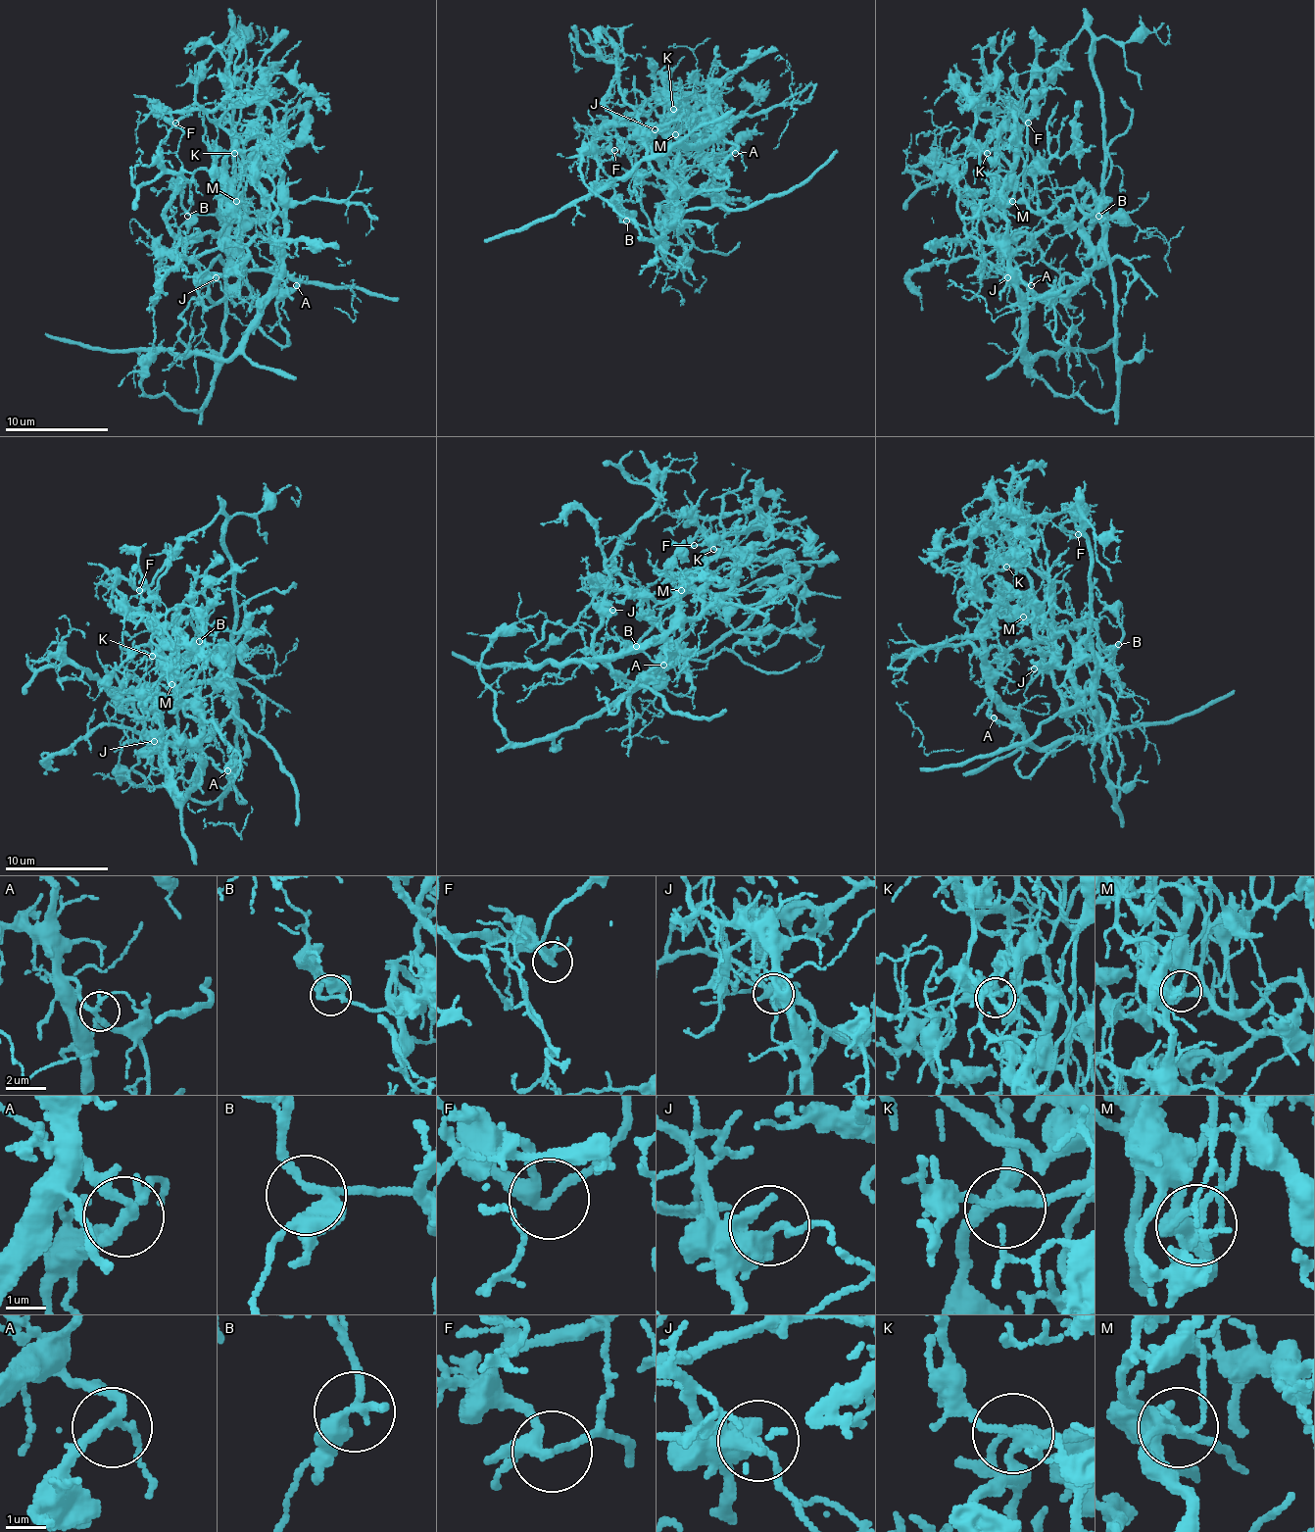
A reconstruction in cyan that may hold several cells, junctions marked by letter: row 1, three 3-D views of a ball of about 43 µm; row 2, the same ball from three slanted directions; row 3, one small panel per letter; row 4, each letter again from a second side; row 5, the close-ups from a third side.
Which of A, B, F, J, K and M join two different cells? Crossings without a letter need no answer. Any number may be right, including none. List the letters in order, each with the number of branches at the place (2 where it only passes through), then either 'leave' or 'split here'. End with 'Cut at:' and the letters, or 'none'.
A: 3 branches meet; leave
B: 3 branches meet; leave
F: 3 branches meet; split here
J: 3 branches meet; leave
K: 3 branches meet; leave
M: 3 branches meet; split here
Cut at: F, M

